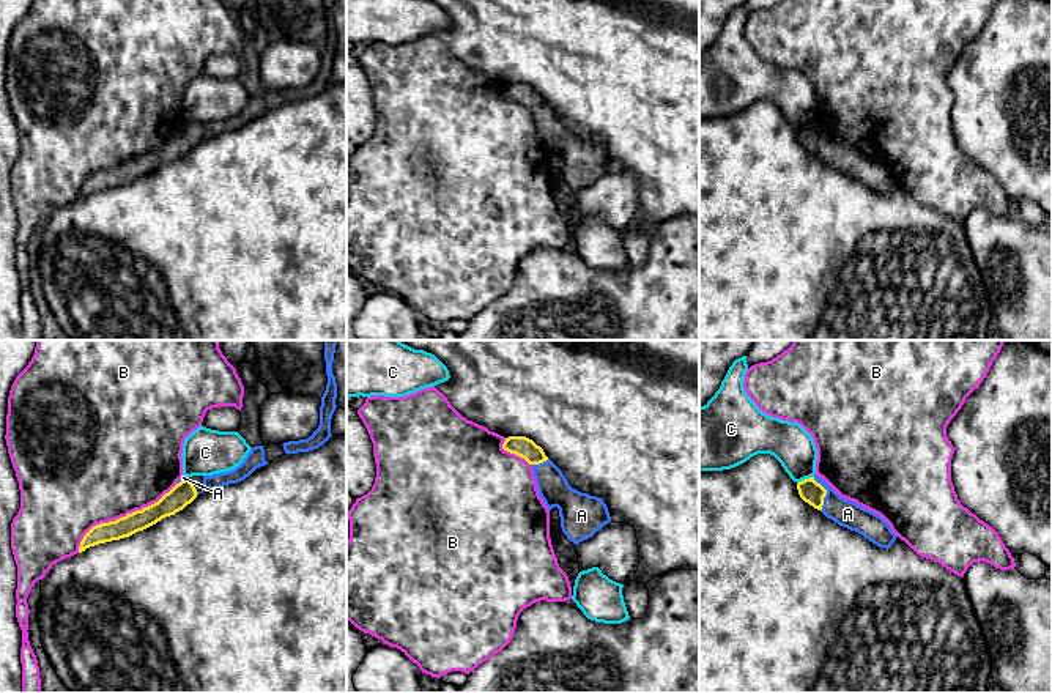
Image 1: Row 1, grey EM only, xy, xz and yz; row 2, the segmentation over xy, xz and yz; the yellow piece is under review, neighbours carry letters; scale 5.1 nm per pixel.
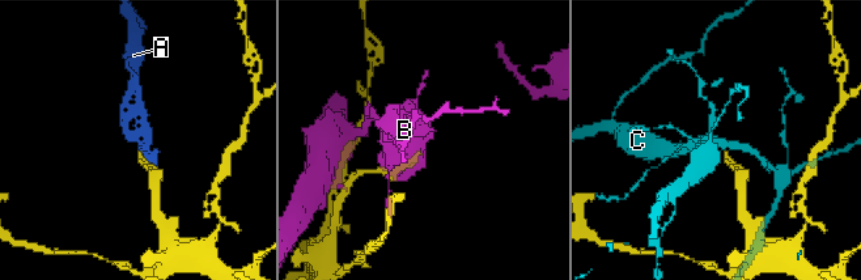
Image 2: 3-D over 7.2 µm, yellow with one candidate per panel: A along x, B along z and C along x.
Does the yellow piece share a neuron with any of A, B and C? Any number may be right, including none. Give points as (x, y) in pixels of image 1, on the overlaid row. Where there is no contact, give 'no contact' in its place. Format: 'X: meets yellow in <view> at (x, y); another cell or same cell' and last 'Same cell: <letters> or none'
A: meets yellow in yz at (826, 493); same cell
B: meets yellow in xy at (122, 517); another cell
C: meets yellow in yz at (805, 479); another cell
Same cell: A

